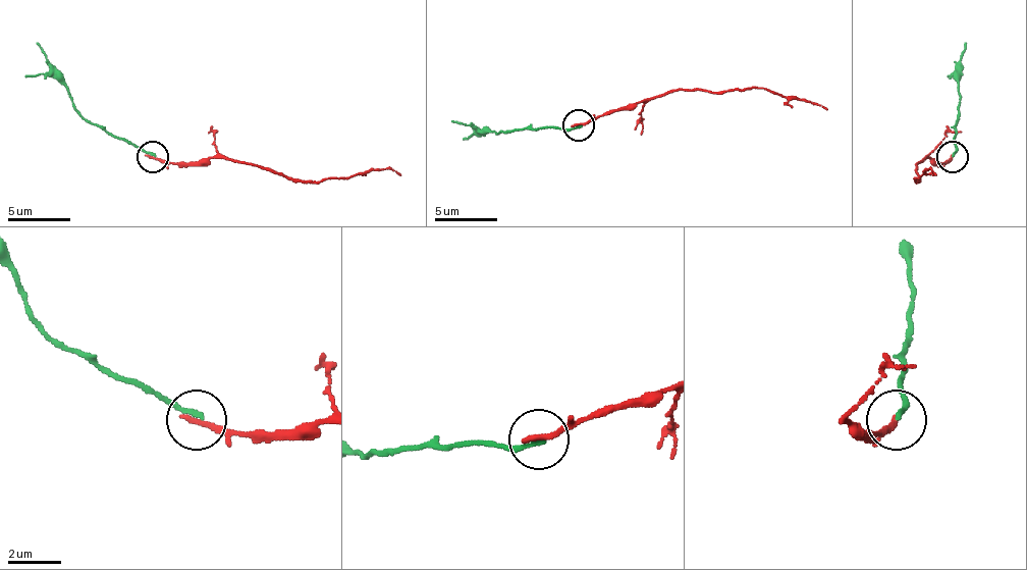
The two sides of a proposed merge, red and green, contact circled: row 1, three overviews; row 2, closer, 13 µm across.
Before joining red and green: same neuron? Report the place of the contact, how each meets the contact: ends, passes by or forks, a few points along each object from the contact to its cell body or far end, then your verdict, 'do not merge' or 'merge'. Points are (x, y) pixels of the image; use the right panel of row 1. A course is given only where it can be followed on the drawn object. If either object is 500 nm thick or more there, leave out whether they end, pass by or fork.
place (952, 156); red ends; green ends; course red (953, 156), (947, 162), (924, 159), (915, 165), (918, 177), (915, 180), (927, 168), (937, 174); course green (953, 156), (959, 56), (965, 43); do not merge

